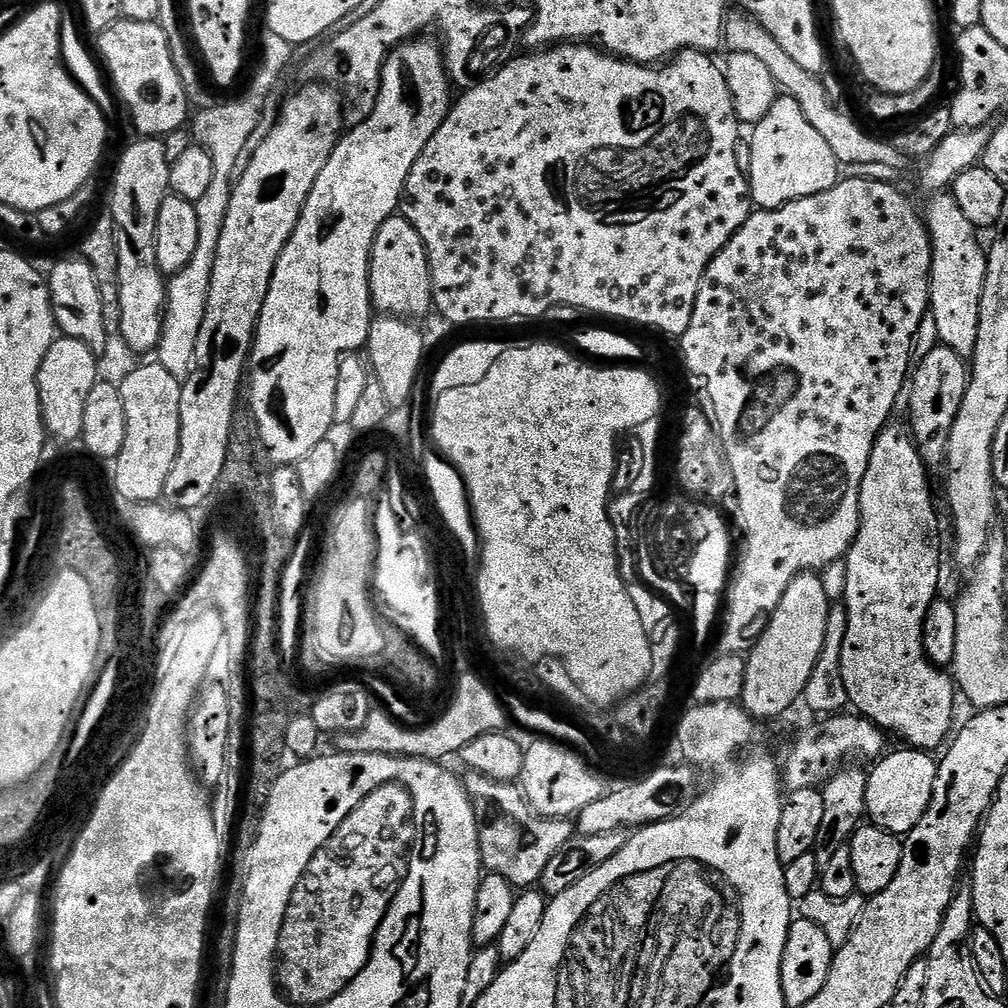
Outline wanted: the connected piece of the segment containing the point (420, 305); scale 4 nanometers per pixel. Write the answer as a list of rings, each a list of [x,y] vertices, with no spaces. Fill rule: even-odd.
[[[399,214],[388,217],[378,230],[372,243],[372,256],[368,260],[368,285],[372,307],[377,313],[401,318],[424,316],[432,308],[432,283],[426,246],[418,238],[418,230]]]

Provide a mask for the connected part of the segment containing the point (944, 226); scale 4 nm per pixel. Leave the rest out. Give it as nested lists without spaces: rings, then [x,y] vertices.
[[[936,194],[929,200],[932,201],[928,209],[922,212],[928,225],[928,236],[932,239],[928,307],[935,319],[939,343],[959,356],[968,358],[978,342],[982,290],[988,265],[986,248],[976,241],[977,228],[970,218],[966,218],[966,214],[962,214],[962,209],[952,195]]]

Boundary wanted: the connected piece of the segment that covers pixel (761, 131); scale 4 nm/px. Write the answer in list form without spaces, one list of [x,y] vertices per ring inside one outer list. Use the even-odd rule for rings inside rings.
[[[777,95],[766,116],[751,129],[752,145],[746,152],[746,175],[752,203],[757,209],[773,212],[795,200],[822,194],[840,183],[840,161],[822,134],[806,122],[802,106],[794,98]]]

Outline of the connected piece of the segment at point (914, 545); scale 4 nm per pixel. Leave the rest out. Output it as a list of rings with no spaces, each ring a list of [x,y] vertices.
[[[889,423],[888,427],[883,428],[877,434],[874,450],[870,454],[870,462],[866,466],[866,474],[862,478],[862,486],[860,487],[860,529],[856,535],[856,541],[852,543],[846,557],[848,562],[846,590],[842,603],[848,610],[848,625],[846,626],[846,638],[842,642],[842,682],[846,682],[849,705],[864,719],[871,720],[879,728],[884,729],[885,733],[892,735],[893,732],[894,735],[901,736],[905,745],[917,750],[936,750],[932,748],[938,747],[937,749],[939,749],[949,739],[950,733],[953,731],[952,715],[956,712],[956,696],[958,700],[958,689],[953,677],[947,671],[941,670],[933,664],[924,655],[924,643],[922,642],[922,622],[926,618],[926,610],[930,610],[930,602],[937,599],[936,587],[940,584],[940,524],[936,521],[936,504],[932,501],[931,490],[928,489],[929,469],[920,457],[920,450],[912,438],[911,431],[905,425],[903,428],[902,425],[896,423]]]

